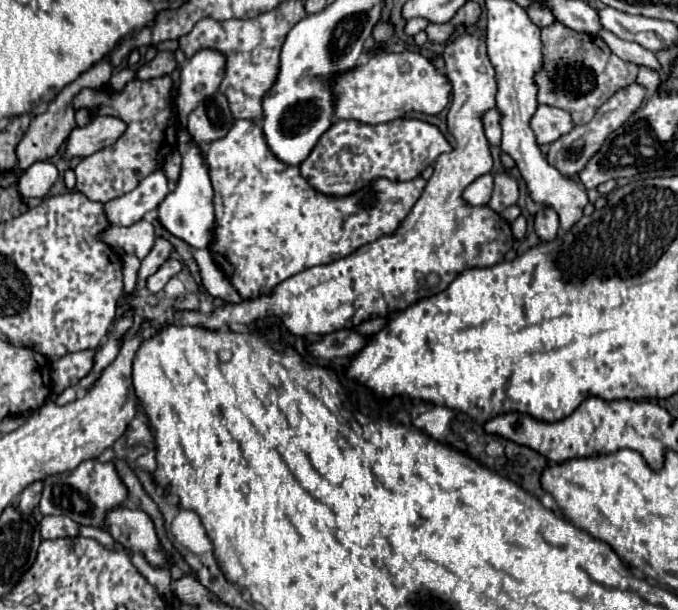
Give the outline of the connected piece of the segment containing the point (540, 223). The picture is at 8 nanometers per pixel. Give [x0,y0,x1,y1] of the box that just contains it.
[534,207,558,241]

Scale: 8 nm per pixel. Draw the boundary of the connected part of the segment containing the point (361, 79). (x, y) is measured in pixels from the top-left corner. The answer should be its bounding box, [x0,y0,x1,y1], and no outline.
[334,51,452,125]

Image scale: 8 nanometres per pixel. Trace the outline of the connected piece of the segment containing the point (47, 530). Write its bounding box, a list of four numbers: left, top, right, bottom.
[40,515,78,539]

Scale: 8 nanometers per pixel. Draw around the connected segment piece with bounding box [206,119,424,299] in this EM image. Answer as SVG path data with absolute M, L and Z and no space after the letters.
M250 119L234 121L226 137L210 141L206 153L210 179L214 187L214 239L210 243L210 255L214 263L220 265L222 273L230 279L232 287L244 297L258 297L270 293L282 281L310 269L316 265L328 265L342 257L348 257L358 247L372 243L384 235L396 233L406 215L412 211L412 205L420 199L424 191L424 179L412 181L390 181L374 179L370 185L344 195L324 195L316 191L302 175L298 167L286 165L276 159L262 135L262 127Z

